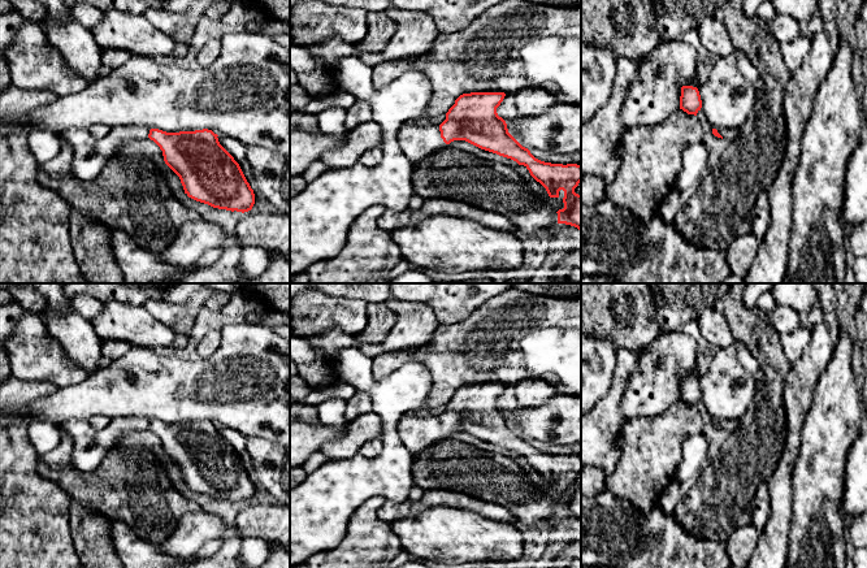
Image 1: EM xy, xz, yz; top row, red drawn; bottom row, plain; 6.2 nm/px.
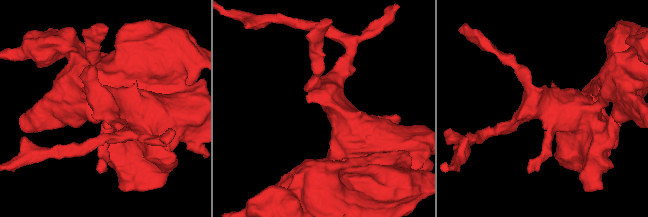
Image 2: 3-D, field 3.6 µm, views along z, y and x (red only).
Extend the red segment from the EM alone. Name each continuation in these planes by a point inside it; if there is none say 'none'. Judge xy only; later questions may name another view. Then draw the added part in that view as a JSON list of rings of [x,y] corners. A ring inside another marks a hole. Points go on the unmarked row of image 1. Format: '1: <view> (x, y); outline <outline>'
1: xy (91, 446); outline [[[117,417],[101,430],[95,430],[86,420],[66,421],[62,428],[74,434],[73,467],[79,472],[92,472],[126,433],[146,430],[149,421],[144,417]]]

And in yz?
1: yz (728, 425); outline [[[716,420],[718,424],[725,430],[727,433],[733,433],[738,429],[740,421],[738,420]]]

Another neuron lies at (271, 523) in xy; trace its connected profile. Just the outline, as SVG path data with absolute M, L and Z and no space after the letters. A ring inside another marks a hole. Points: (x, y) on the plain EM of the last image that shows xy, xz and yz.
M244 503L235 517L234 525L238 529L239 537L259 538L272 546L274 543L281 545L287 552L290 552L290 507L282 504L261 504L261 503Z

